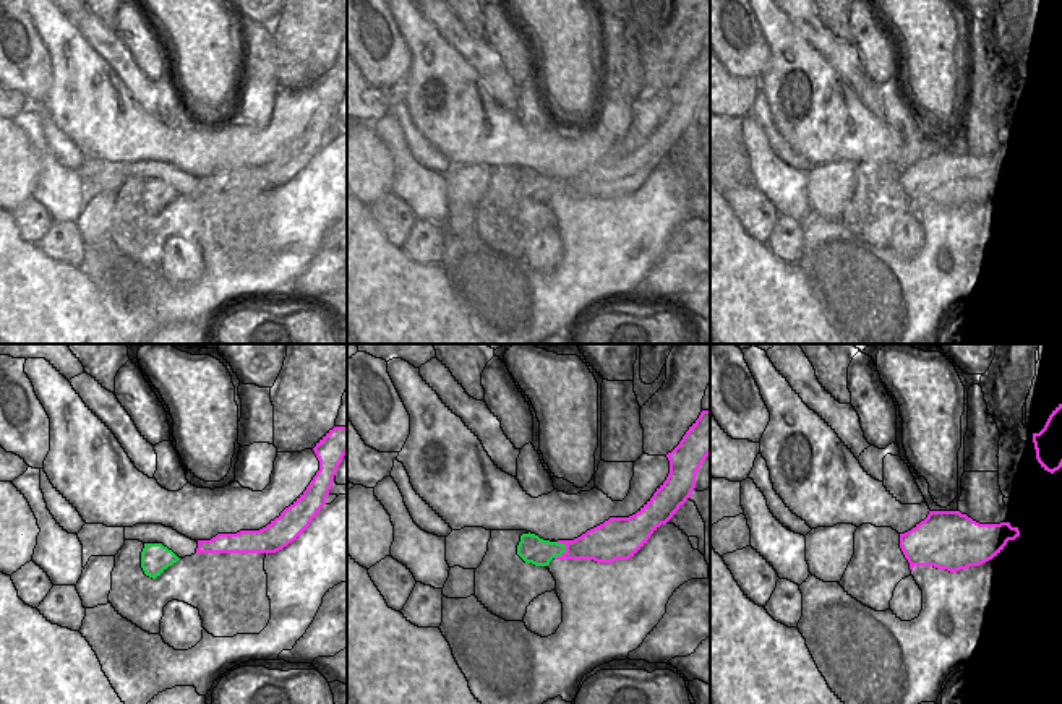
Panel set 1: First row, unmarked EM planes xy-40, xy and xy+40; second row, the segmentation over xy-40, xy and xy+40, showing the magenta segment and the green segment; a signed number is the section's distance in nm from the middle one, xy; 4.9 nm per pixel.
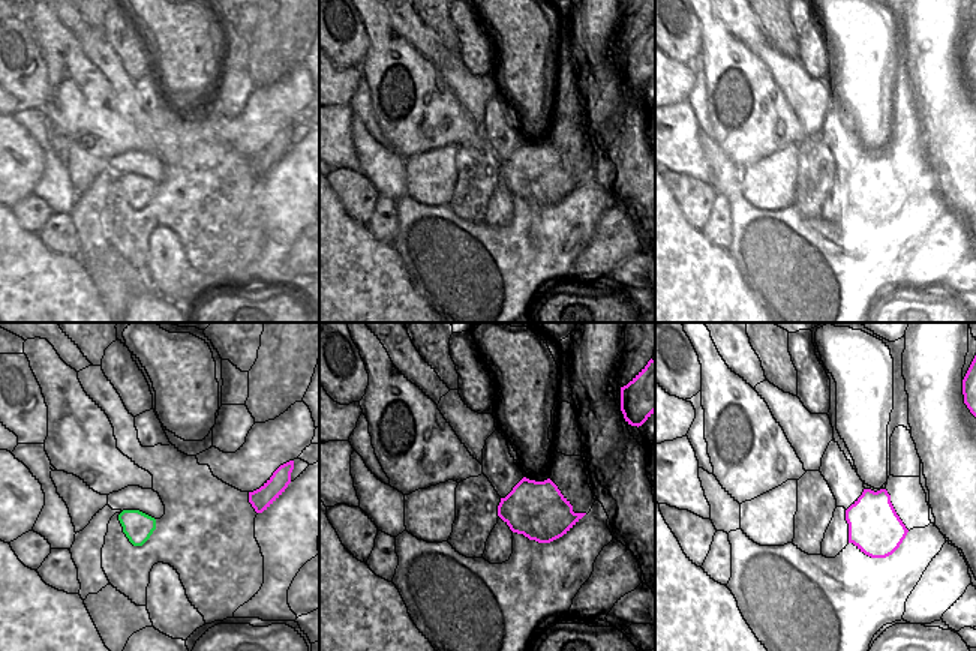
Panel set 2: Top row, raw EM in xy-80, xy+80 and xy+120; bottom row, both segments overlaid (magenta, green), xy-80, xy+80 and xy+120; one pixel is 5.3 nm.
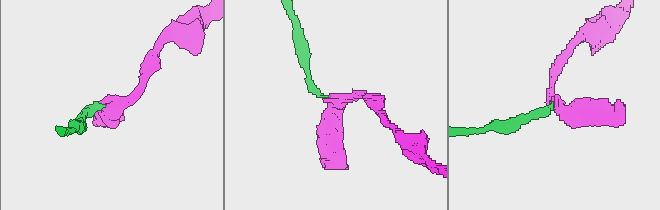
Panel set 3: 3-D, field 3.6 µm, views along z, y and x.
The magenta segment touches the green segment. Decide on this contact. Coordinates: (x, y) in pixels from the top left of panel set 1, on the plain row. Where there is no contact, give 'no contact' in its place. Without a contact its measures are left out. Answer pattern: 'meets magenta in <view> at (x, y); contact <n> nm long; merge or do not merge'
meets magenta in xy at (565, 188); contact 100 nm long; merge

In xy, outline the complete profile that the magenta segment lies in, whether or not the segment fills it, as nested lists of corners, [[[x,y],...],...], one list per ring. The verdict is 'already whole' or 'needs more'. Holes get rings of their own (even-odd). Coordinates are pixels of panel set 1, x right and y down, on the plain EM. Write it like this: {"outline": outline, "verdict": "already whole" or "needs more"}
{"outline": [[[702,47],[679,81],[666,91],[670,110],[653,133],[629,154],[610,154],[574,177],[543,177],[522,170],[517,191],[535,203],[555,196],[593,196],[613,200],[629,196],[666,161],[696,125],[696,110],[710,91],[710,47]]], "verdict": "needs more"}

